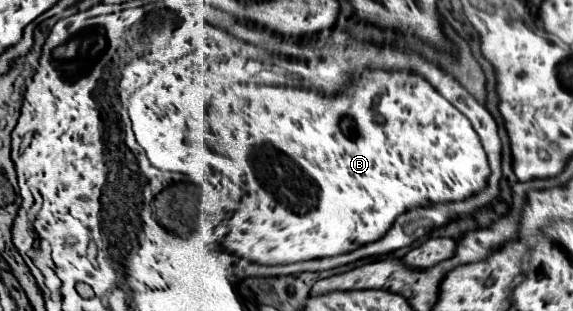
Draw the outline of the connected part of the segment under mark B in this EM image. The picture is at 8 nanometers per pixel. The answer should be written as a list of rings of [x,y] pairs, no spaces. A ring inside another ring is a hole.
[[[172,67],[172,73],[170,73],[170,69],[164,69],[150,85],[146,85],[138,93],[134,93],[134,97],[130,99],[130,119],[132,119],[132,125],[134,125],[136,141],[144,147],[150,163],[158,169],[172,171],[172,173],[182,173],[182,175],[188,175],[190,179],[196,173],[196,169],[200,169],[202,203],[212,203],[214,219],[218,219],[218,225],[228,227],[228,231],[224,233],[220,245],[228,253],[232,253],[236,257],[242,257],[250,263],[288,265],[288,263],[300,263],[300,261],[308,261],[308,259],[324,259],[324,257],[344,255],[344,253],[350,253],[358,247],[364,247],[368,243],[374,243],[374,241],[382,239],[388,233],[388,229],[394,225],[398,215],[402,215],[410,209],[464,201],[472,195],[482,193],[488,187],[488,179],[490,179],[488,157],[486,157],[486,151],[480,143],[480,137],[472,129],[470,121],[450,101],[446,101],[426,79],[422,79],[416,73],[364,71],[360,75],[360,79],[356,79],[340,97],[330,97],[330,99],[322,97],[318,93],[312,93],[312,91],[300,91],[300,89],[292,89],[292,87],[268,87],[268,85],[242,85],[242,87],[236,87],[236,89],[228,91],[228,95],[224,99],[212,101],[212,107],[210,107],[210,113],[208,113],[212,135],[206,137],[208,147],[206,147],[206,163],[204,165],[202,165],[202,161],[196,161],[196,157],[188,153],[186,139],[188,139],[188,135],[190,137],[200,135],[198,125],[208,125],[204,115],[206,115],[206,107],[208,107],[212,97],[206,93],[200,99],[194,99],[194,103],[186,105],[186,107],[180,107],[180,103],[176,105],[176,99],[180,99],[180,67]],[[376,117],[382,117],[384,121],[378,123]]]

